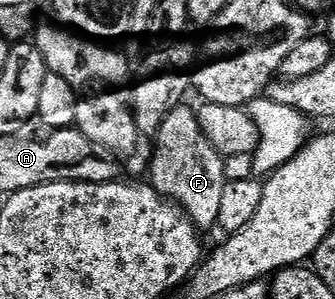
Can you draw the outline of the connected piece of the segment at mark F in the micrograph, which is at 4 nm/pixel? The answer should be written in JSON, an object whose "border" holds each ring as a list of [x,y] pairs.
{"border":[[[180,104],[167,113],[159,129],[154,131],[149,182],[158,194],[177,204],[196,228],[206,232],[219,220],[221,192],[227,182],[223,160],[223,155],[214,150],[209,140],[205,140],[198,113],[190,110],[187,104]]]}

